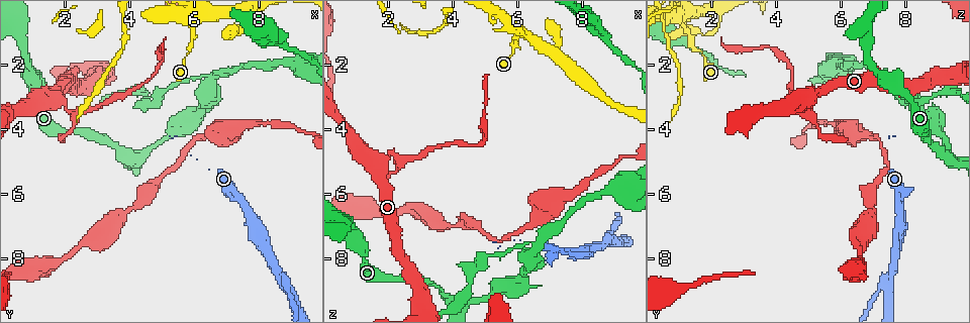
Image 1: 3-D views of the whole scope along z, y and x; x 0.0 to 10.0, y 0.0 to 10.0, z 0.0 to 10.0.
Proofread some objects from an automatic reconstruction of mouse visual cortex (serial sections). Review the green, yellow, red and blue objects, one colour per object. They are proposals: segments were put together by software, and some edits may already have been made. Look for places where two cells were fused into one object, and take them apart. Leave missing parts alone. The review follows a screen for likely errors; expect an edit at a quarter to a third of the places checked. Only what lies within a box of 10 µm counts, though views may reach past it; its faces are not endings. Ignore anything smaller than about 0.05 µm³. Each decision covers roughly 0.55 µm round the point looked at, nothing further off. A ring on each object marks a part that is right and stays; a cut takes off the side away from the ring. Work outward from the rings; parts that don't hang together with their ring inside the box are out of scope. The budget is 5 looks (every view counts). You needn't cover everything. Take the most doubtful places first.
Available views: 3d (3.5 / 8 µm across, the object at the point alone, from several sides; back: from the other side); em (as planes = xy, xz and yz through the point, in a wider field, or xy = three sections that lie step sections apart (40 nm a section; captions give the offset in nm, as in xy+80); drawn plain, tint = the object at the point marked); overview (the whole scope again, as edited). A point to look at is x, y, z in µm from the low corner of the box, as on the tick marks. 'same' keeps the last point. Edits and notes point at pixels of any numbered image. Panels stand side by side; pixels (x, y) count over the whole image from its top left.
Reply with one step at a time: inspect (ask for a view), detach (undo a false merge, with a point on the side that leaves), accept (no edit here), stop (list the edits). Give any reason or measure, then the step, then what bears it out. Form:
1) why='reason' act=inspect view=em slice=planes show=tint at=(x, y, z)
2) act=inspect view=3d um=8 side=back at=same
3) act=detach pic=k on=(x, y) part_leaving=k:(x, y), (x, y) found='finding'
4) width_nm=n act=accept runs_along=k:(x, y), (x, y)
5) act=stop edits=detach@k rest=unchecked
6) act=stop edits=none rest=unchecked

why='arms part here' act=inspect view=3d um=3.5 at=(8.90, 8.90, 7.40)

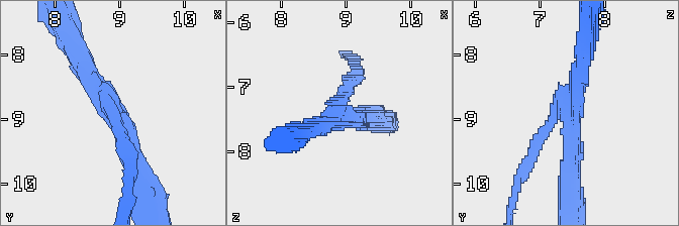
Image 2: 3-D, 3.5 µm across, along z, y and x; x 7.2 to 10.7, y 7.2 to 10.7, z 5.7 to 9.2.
act=inspect view=em slice=xy step=1 show=tint at=(8.90, 8.85, 7.45)

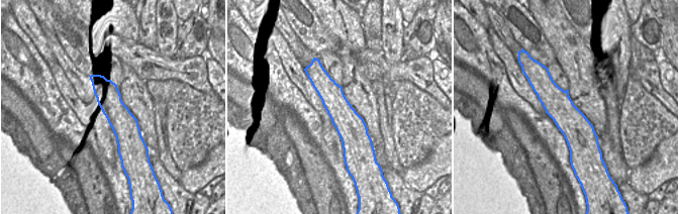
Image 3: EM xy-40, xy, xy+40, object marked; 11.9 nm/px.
act=detach pic=2 on=(536, 146) part_leaving=2:(557, 113), (515, 181) found='two cells meet here'

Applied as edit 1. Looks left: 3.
why='branch point' act=inspect view=3d um=3.5 side=back at=(2.35, 3.50, 4.95)

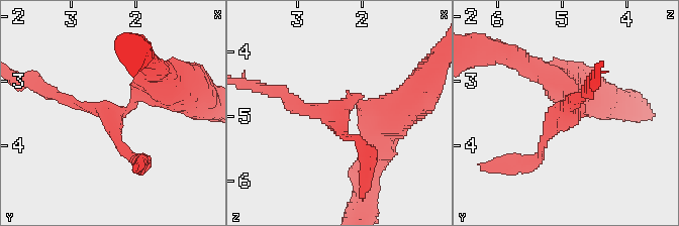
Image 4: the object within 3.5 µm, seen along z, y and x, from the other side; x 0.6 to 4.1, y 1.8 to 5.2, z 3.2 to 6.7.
act=inspect view=em slice=xy step=1 show=tint at=(2.35, 3.50, 4.95)

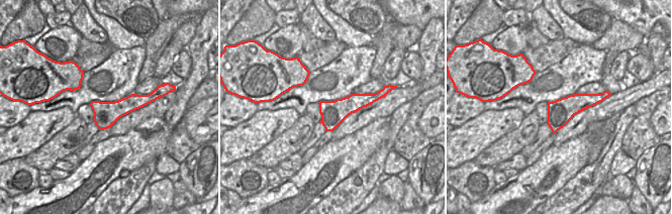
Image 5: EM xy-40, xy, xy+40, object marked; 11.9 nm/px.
act=accept runs_along=4:(378, 125), (356, 99), (318, 112), (278, 91) found='one cell here'

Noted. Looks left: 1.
act=stop edits=detach@2 rest=unchecked

